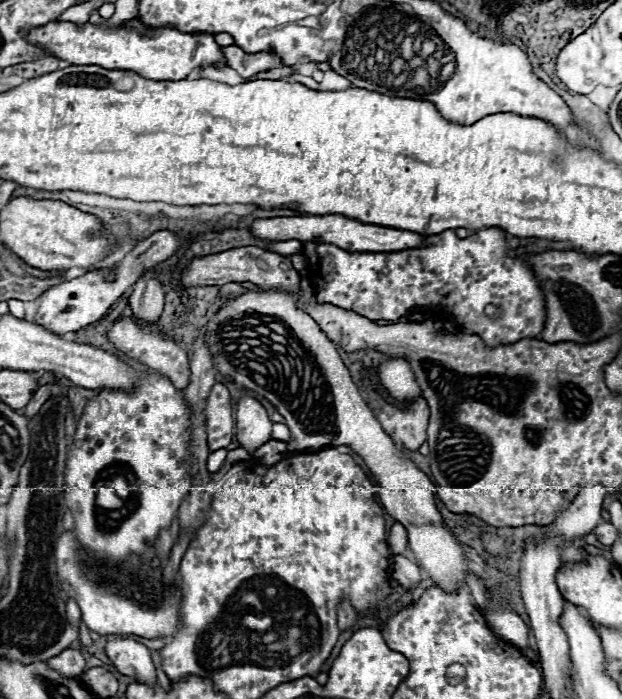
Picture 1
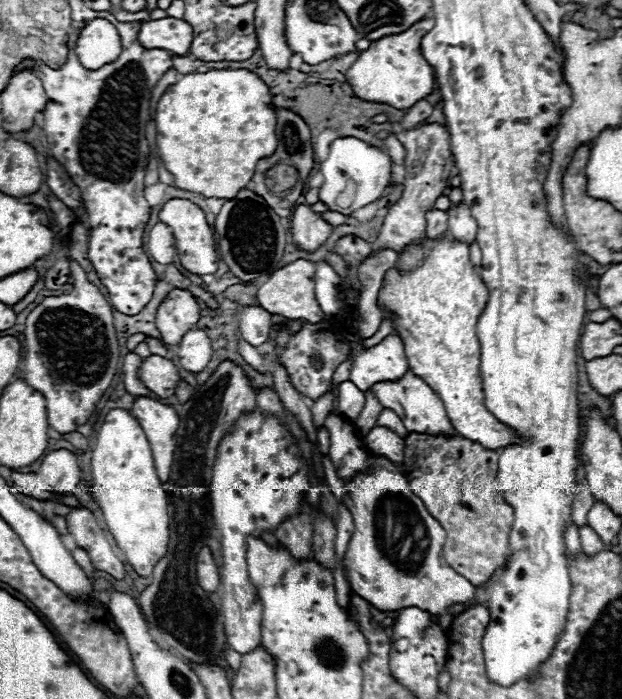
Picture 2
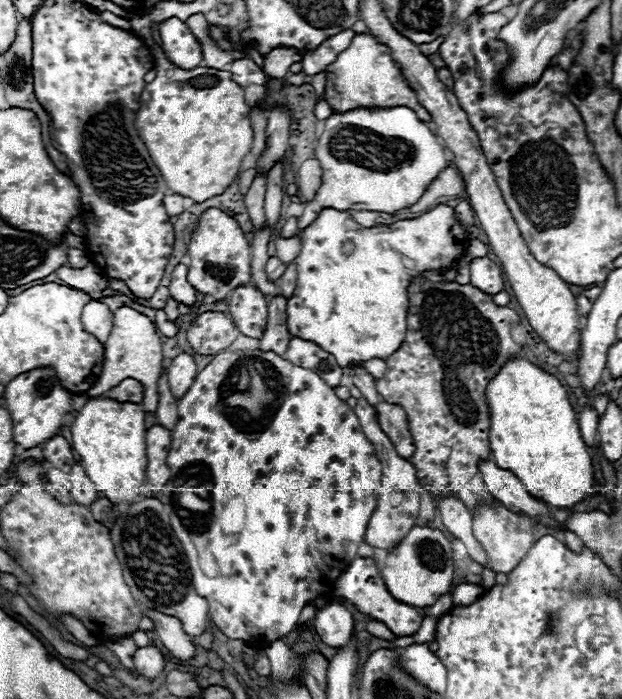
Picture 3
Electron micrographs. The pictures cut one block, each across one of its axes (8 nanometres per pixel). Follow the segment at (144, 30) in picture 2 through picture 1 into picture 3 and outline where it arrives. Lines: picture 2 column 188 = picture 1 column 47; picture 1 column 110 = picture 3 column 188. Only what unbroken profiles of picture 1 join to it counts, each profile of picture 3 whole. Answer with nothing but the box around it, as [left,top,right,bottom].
[158,18,202,68]

